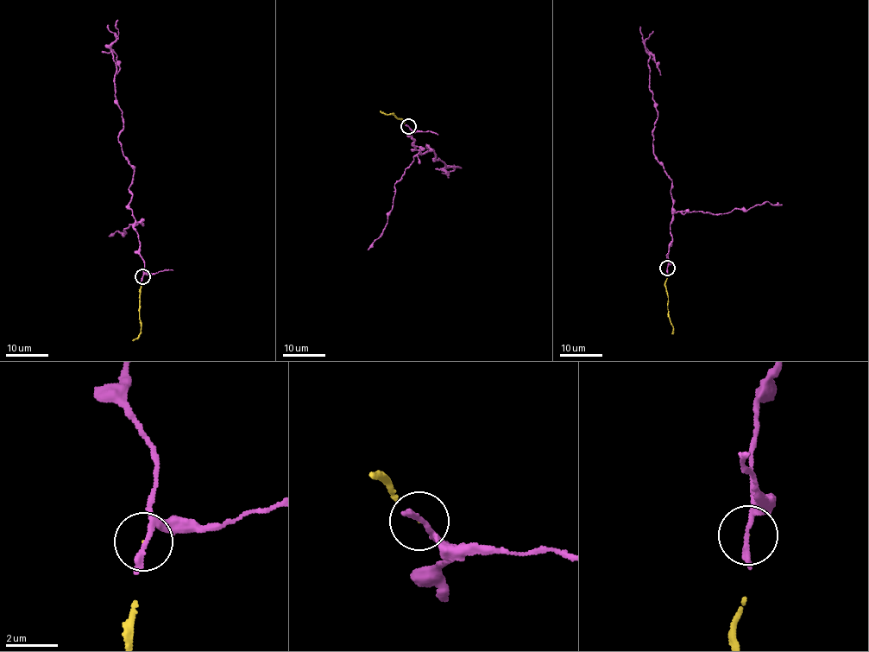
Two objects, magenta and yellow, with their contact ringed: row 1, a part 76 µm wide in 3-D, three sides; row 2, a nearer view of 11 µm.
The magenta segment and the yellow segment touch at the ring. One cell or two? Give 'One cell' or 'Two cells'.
Two cells

